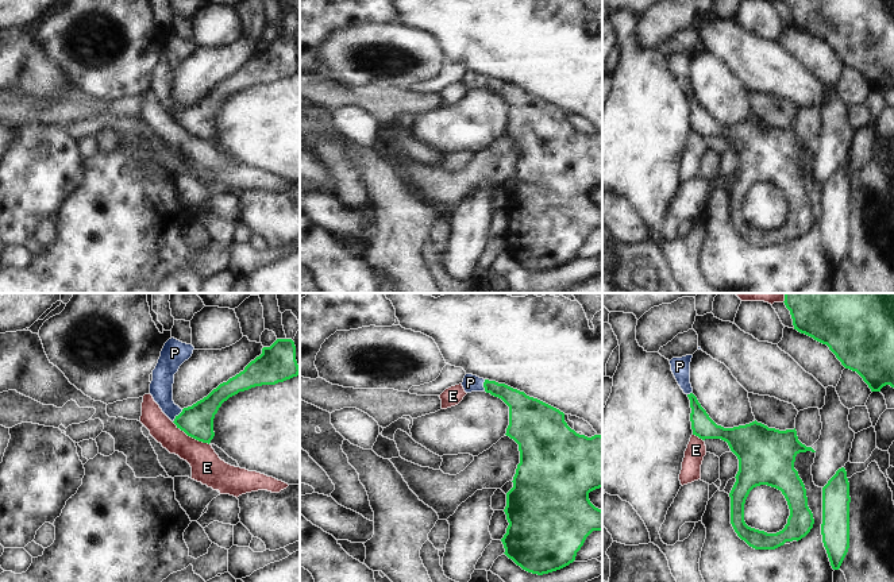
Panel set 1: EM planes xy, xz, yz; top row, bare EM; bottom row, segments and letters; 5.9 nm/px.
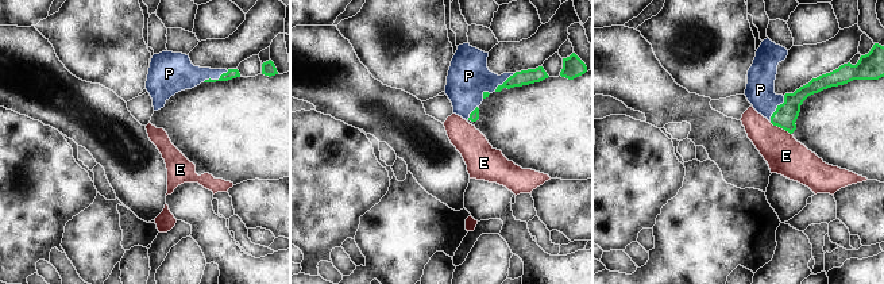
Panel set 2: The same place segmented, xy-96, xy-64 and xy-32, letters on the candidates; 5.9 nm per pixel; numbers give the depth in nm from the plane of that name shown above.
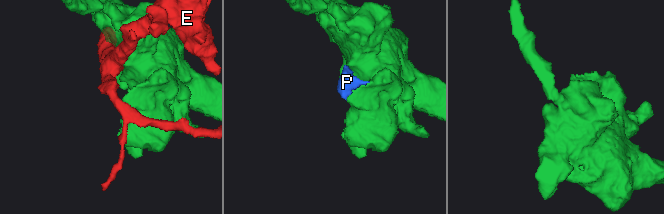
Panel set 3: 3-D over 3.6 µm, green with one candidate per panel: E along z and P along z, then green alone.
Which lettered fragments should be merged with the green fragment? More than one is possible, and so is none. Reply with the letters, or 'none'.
P

